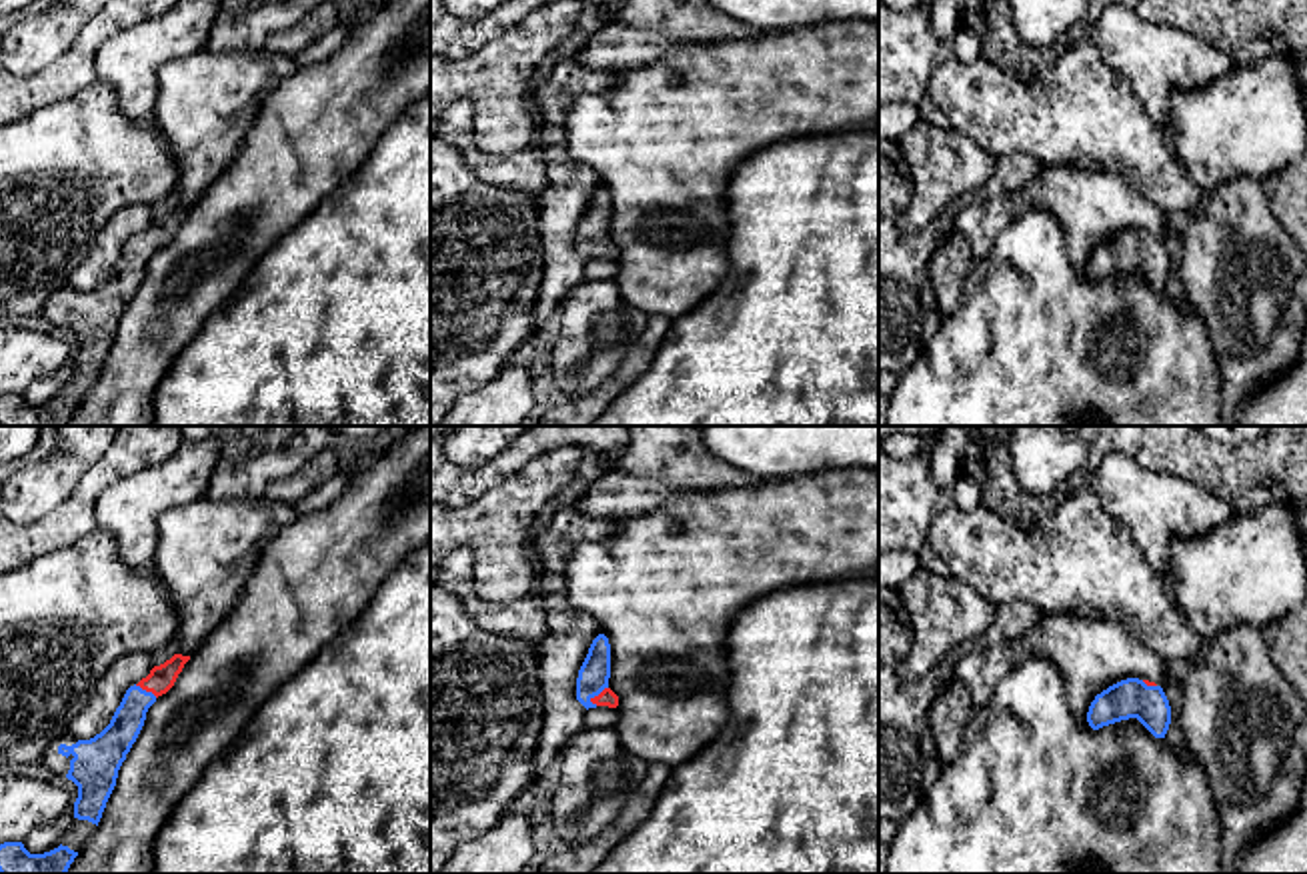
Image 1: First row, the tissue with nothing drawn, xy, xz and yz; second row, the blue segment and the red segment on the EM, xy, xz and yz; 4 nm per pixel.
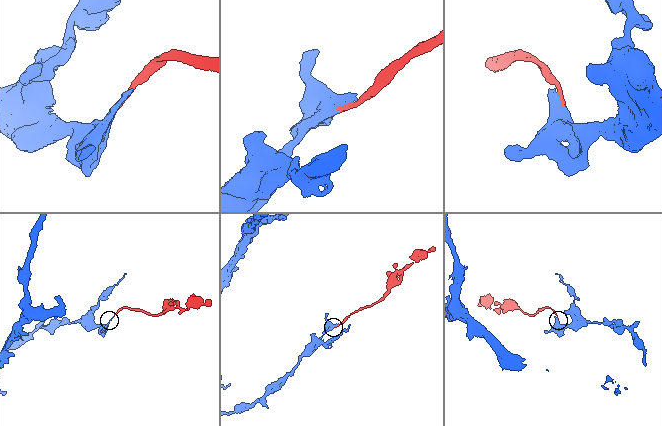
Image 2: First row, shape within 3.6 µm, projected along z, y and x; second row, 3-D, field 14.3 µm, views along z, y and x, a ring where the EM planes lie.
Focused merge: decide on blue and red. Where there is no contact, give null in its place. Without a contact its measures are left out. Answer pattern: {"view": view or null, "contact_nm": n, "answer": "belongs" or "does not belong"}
{"view": "xz", "contact_nm": 100, "answer": "belongs"}

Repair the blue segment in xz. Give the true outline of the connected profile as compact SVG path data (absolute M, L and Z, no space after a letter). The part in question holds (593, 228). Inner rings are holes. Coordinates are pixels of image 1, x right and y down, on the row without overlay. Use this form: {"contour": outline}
{"contour": "M598 186L578 222L576 252L588 262L596 258L618 258L618 248L608 240L610 230L610 196Z"}

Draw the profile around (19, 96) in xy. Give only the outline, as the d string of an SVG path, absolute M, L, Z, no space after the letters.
M34 0L26 10L0 16L0 124L30 116L62 98L70 98L96 80L94 54L116 32L162 16L178 0L108 0L78 42L38 74L18 78L2 58L2 42L14 24L42 12L52 0Z

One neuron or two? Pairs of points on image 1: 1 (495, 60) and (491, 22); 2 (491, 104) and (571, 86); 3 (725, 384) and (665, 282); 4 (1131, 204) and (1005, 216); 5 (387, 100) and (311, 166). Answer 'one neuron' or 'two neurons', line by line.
1: two neurons
2: two neurons
3: two neurons
4: one neuron
5: one neuron

